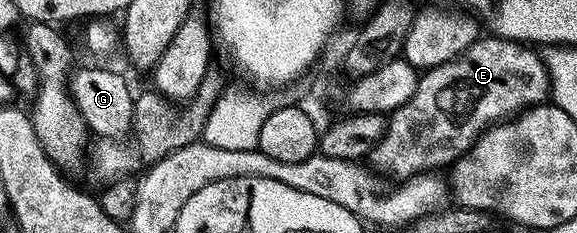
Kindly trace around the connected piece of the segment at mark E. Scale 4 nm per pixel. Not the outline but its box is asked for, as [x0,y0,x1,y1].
[368,38,551,182]

